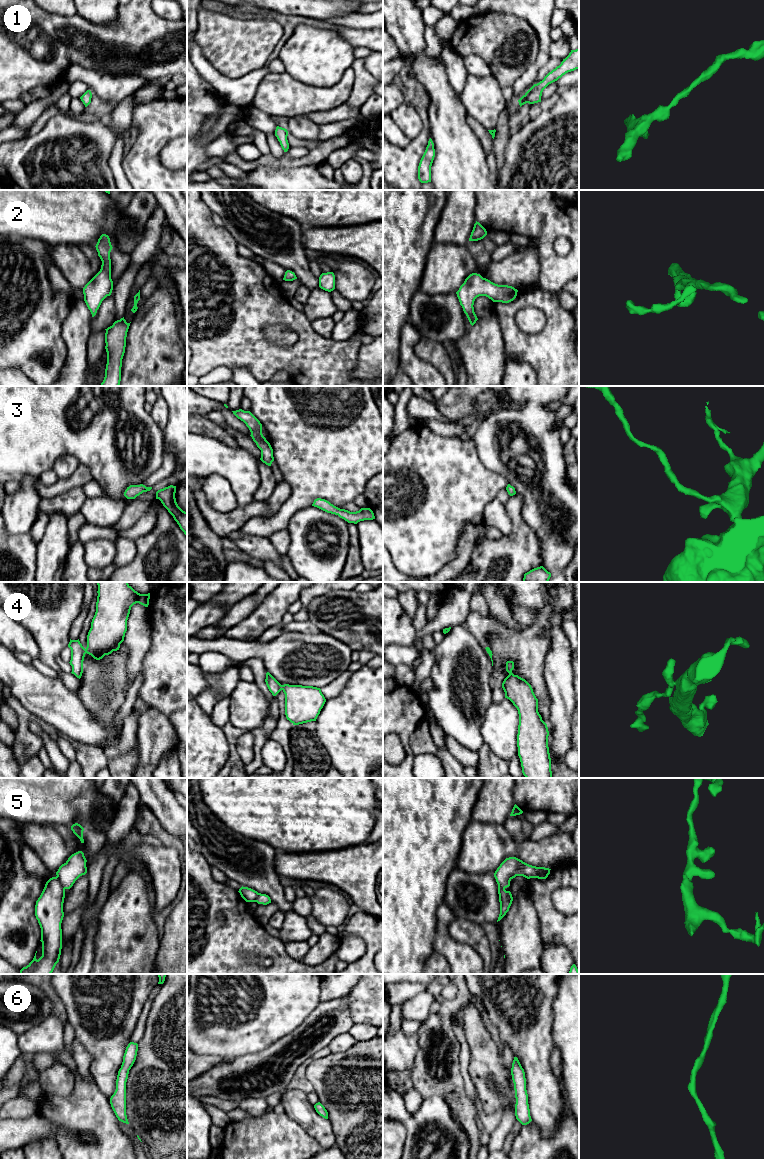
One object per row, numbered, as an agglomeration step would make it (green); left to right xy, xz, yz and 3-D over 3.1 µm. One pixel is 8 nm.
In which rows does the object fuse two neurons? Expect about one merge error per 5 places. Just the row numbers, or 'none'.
4, 5

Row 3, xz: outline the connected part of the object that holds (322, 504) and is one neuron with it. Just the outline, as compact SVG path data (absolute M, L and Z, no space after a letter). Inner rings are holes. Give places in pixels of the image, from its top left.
M321 498L315 499L312 506L317 507L327 513L338 515L348 523L357 524L360 521L375 519L374 513L370 508L361 508L359 511L350 512L345 509L340 509L331 504L329 501Z

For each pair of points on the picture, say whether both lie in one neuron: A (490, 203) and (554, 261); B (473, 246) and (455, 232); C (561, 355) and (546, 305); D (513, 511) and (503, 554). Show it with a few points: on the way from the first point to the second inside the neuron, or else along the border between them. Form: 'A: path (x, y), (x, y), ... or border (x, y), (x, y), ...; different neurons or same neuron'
A: path (516, 203), (547, 214), (547, 235); same neuron
B: border (469, 241), (466, 244); different neurons
C: path (558, 343), (557, 317); same neuron
D: path (516, 522), (516, 541), (514, 543); same neuron

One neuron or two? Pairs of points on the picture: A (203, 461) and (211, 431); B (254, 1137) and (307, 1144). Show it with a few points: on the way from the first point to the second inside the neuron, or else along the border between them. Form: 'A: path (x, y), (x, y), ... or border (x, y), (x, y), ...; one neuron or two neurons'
A: border (197, 433), (215, 438), (231, 447); two neurons
B: path (267, 1144), (294, 1144); one neuron

